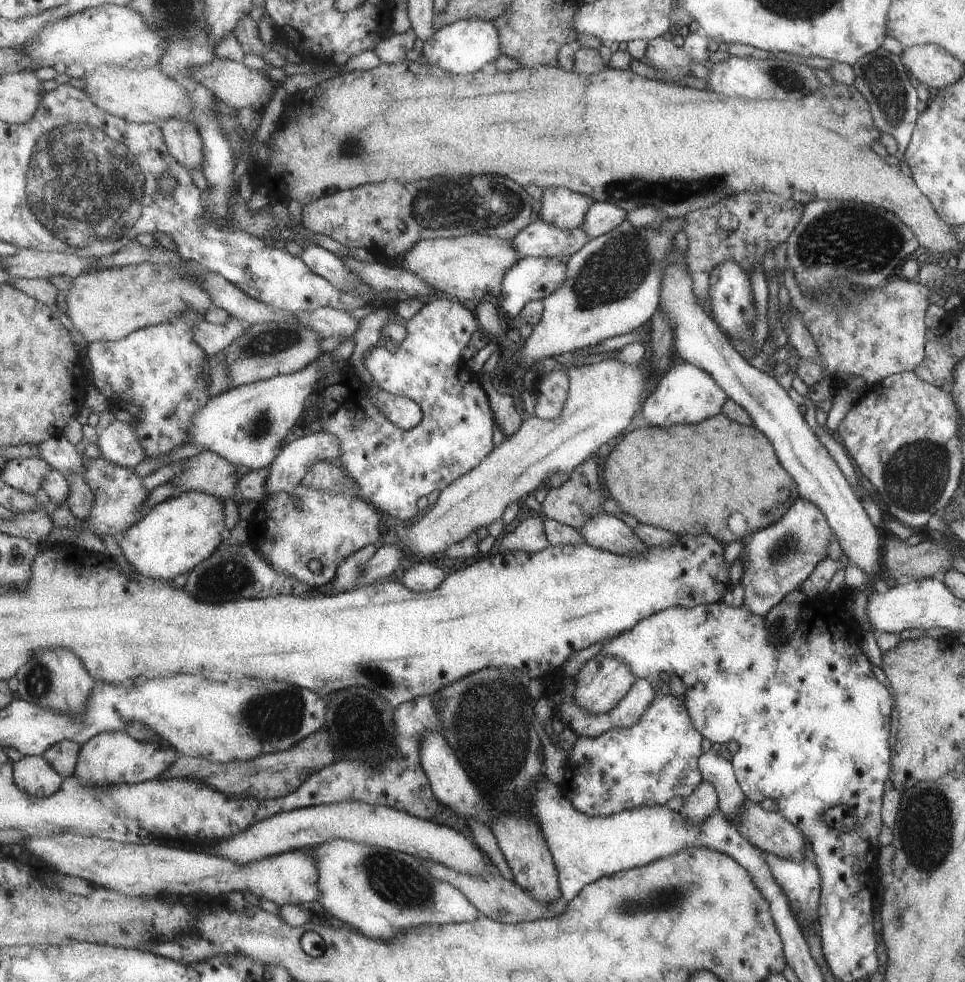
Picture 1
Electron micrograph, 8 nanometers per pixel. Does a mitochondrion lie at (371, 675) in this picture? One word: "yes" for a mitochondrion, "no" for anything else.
yes

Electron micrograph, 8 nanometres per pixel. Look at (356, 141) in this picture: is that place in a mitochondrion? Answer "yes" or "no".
yes

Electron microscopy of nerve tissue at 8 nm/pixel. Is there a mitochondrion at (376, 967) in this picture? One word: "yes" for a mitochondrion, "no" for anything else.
no

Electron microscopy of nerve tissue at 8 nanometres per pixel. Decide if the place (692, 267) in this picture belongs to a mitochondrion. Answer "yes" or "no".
no

